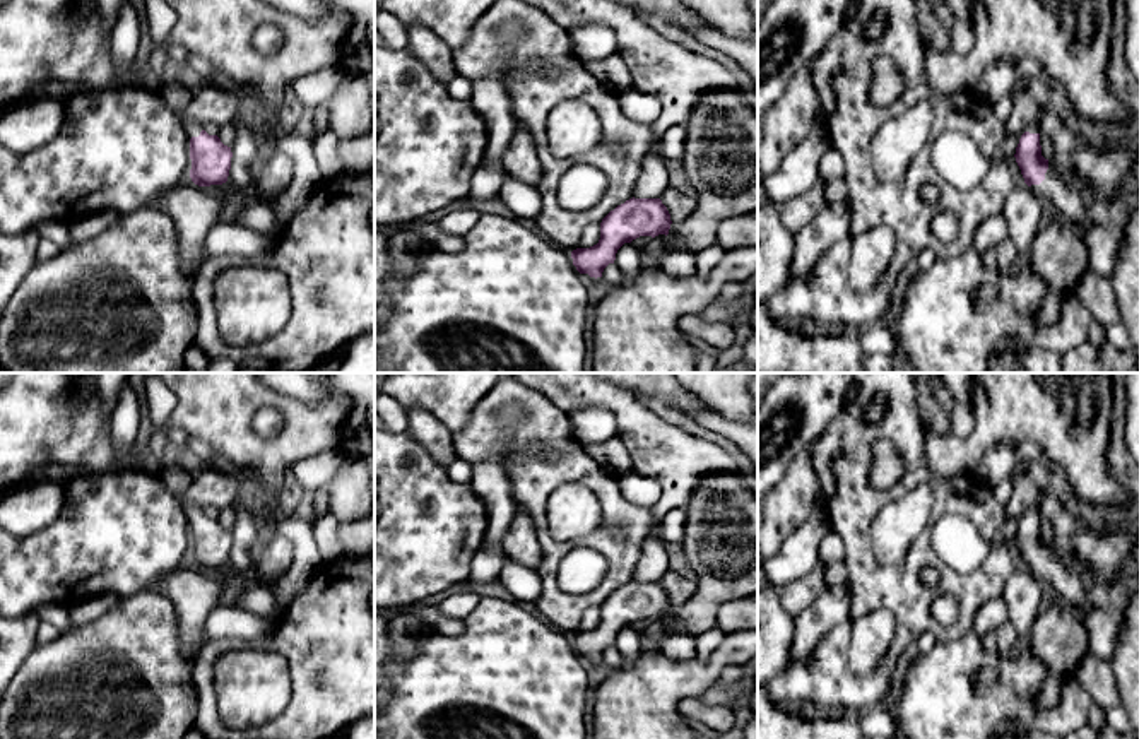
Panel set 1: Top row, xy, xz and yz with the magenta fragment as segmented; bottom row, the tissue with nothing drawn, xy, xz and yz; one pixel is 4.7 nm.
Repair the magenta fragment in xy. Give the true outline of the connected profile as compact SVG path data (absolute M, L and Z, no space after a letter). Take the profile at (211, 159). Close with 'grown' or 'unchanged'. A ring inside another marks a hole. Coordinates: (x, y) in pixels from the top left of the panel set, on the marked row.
M197 120L185 121L190 135L190 178L198 186L222 185L231 169L231 147L224 145L217 135L209 135Z | grown

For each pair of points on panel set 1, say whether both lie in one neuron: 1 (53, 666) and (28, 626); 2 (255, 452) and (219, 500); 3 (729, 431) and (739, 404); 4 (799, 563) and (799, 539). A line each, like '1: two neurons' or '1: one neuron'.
1: two neurons
2: two neurons
3: two neurons
4: one neuron

